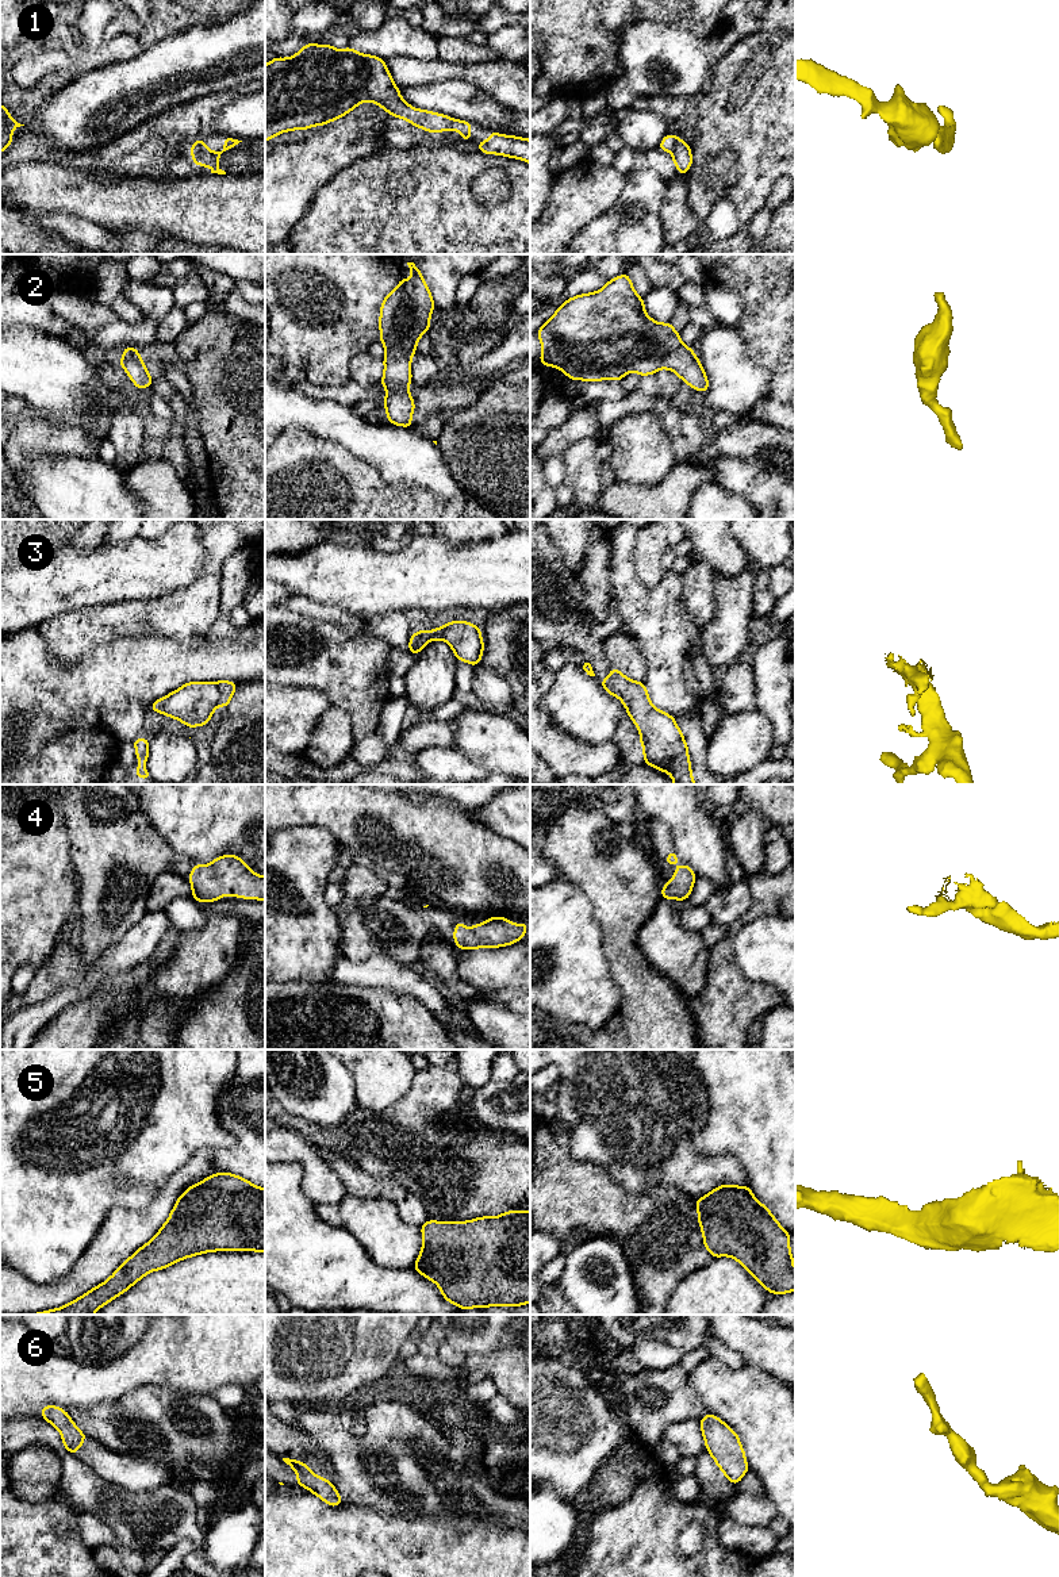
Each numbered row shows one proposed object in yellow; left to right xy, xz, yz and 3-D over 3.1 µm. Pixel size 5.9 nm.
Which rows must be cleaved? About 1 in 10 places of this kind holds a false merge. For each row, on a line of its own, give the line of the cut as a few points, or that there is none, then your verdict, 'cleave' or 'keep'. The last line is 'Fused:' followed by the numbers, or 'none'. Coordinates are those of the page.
1: cut none; keep
2: cut none; keep
3: cut none; keep
4: cut none; keep
5: cut none; keep
6: cut none; keep
Fused: none

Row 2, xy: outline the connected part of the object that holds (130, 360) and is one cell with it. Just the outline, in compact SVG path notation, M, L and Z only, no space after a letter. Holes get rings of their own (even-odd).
M126 346L119 364L137 388L143 390L151 385L153 377L147 373L147 368L142 361L138 349Z

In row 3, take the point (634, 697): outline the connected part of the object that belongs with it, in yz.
M611 665L610 675L599 683L610 695L621 699L640 730L644 761L668 772L674 784L695 784L688 748L675 717L652 705L644 682L630 680Z

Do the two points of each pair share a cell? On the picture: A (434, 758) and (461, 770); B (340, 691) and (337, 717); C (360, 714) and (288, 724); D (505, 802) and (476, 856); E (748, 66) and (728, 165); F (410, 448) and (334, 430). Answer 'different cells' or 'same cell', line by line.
A: same cell
B: different cells
C: different cells
D: different cells
E: same cell
F: same cell

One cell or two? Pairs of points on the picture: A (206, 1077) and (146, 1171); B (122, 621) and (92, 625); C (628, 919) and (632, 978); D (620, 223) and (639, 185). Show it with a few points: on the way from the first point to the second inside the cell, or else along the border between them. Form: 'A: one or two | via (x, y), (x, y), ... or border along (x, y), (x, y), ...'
A: one | via (183, 1100), (146, 1136), (146, 1148)
B: one | via (115, 621), (99, 625)
C: one | via (628, 933), (628, 963)
D: one | via (629, 214), (639, 204), (639, 195)

